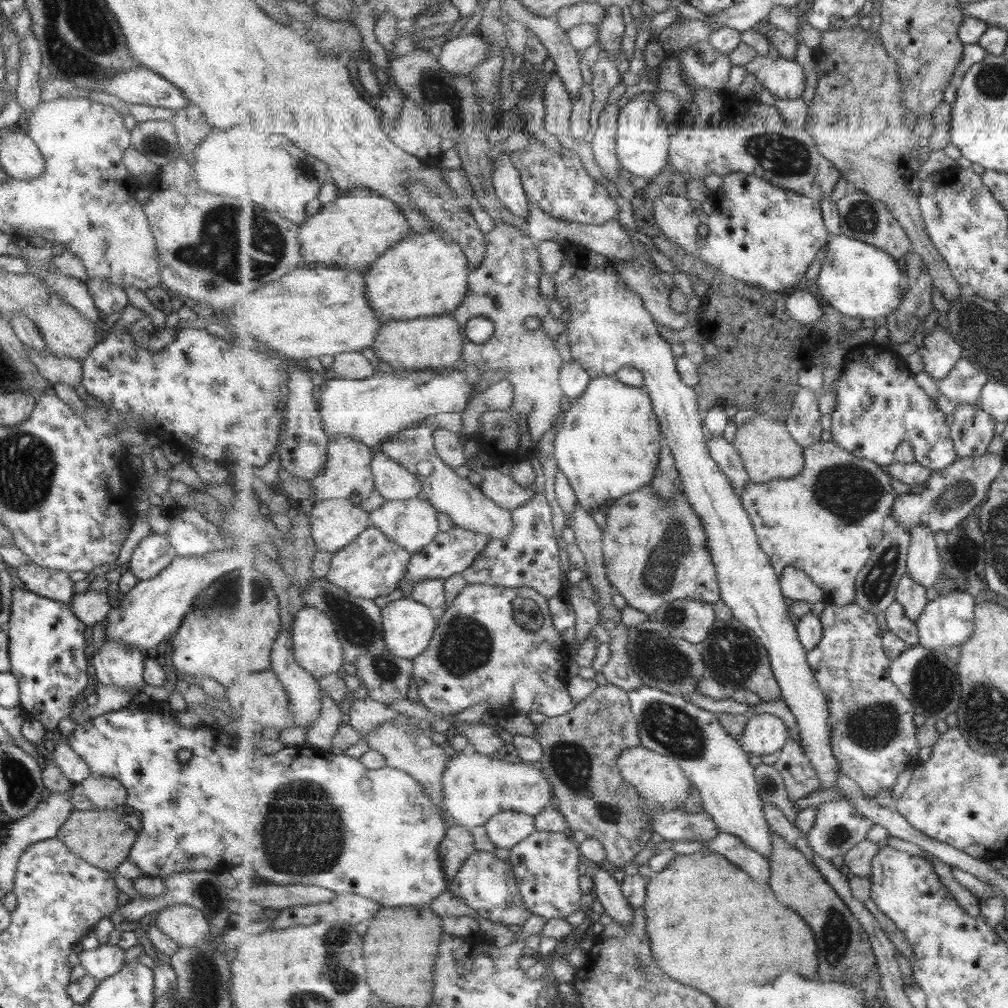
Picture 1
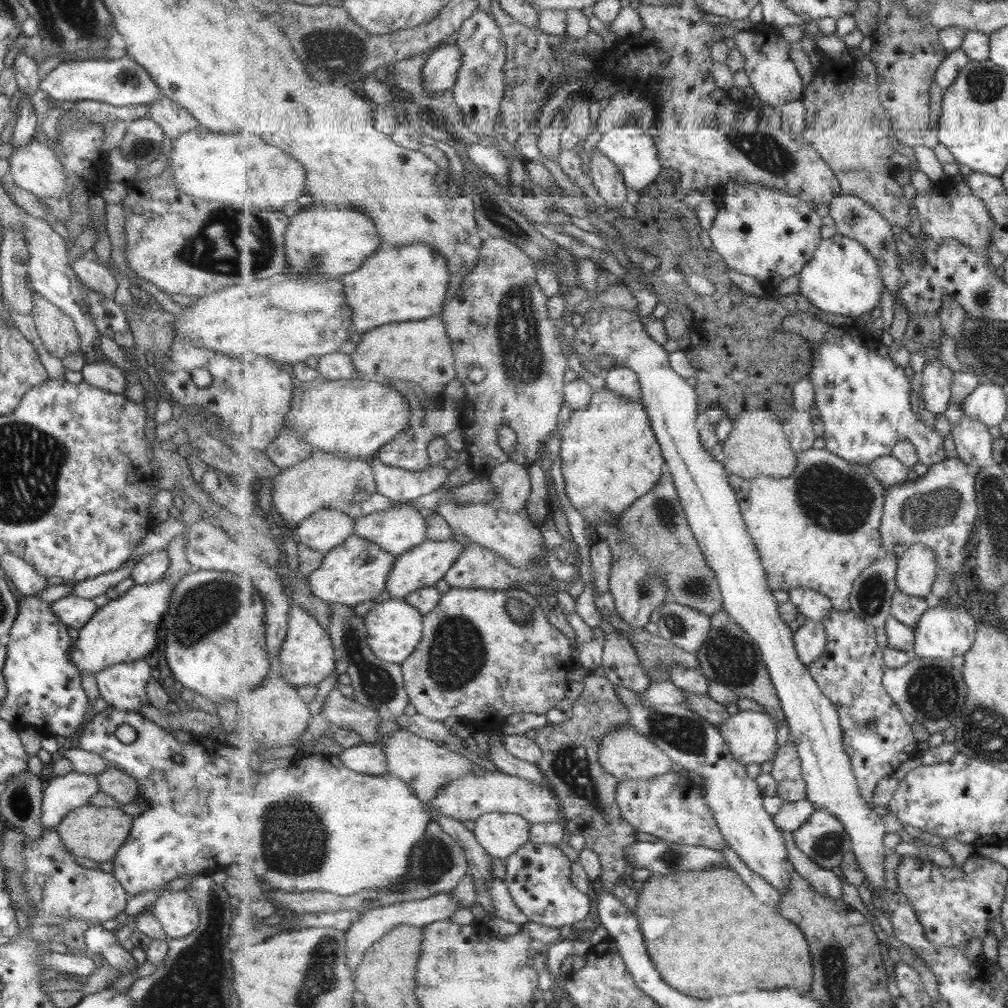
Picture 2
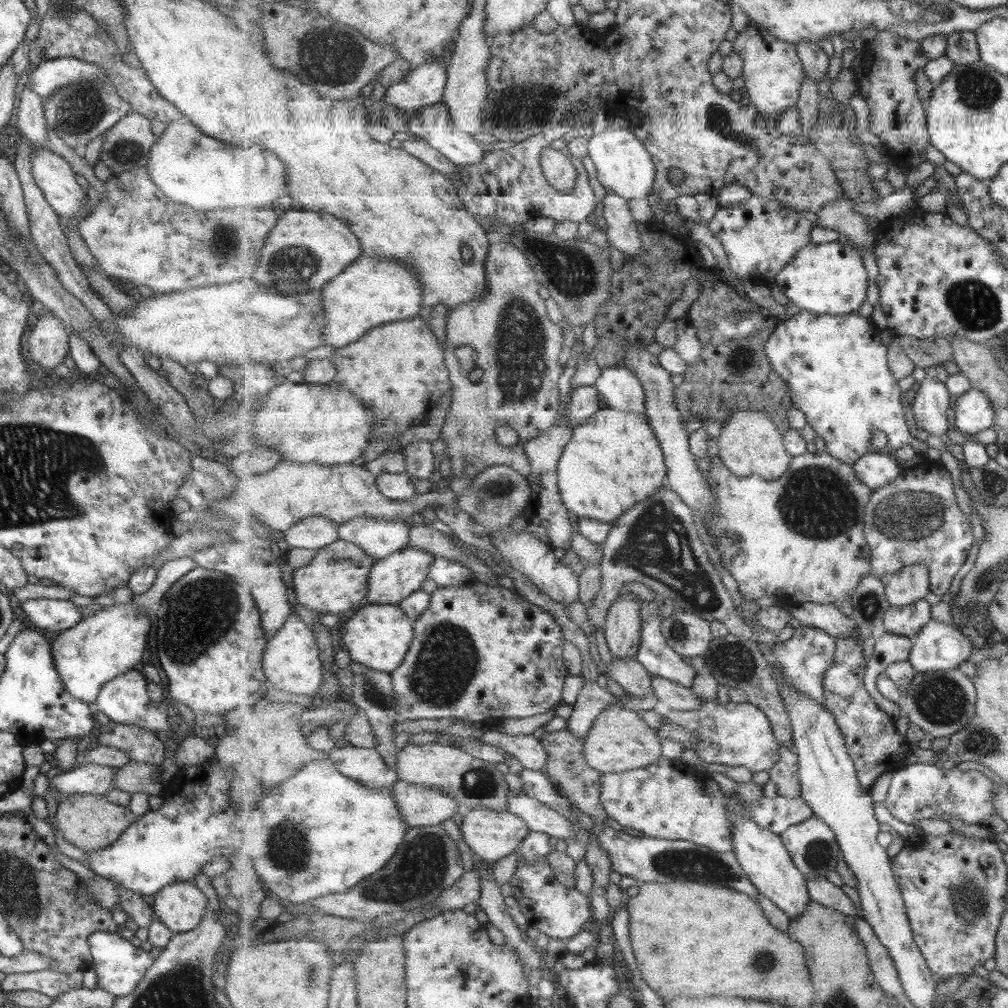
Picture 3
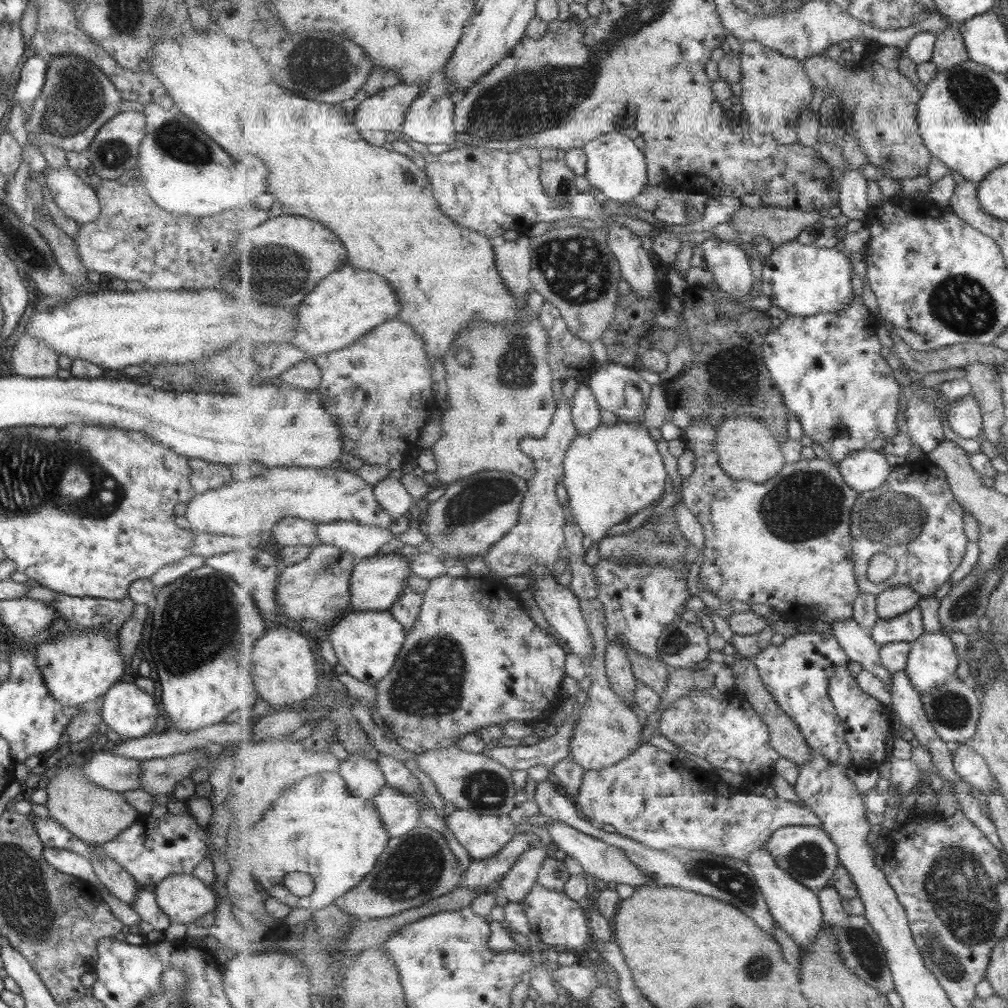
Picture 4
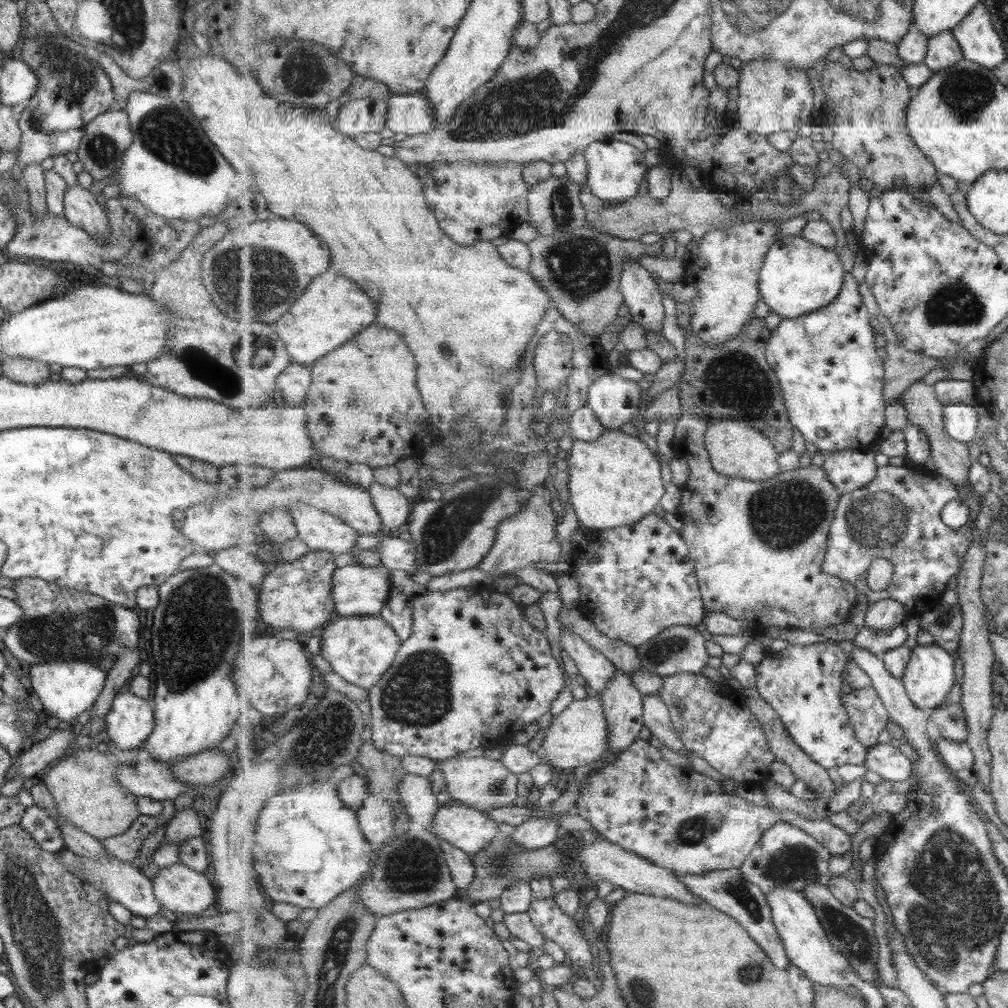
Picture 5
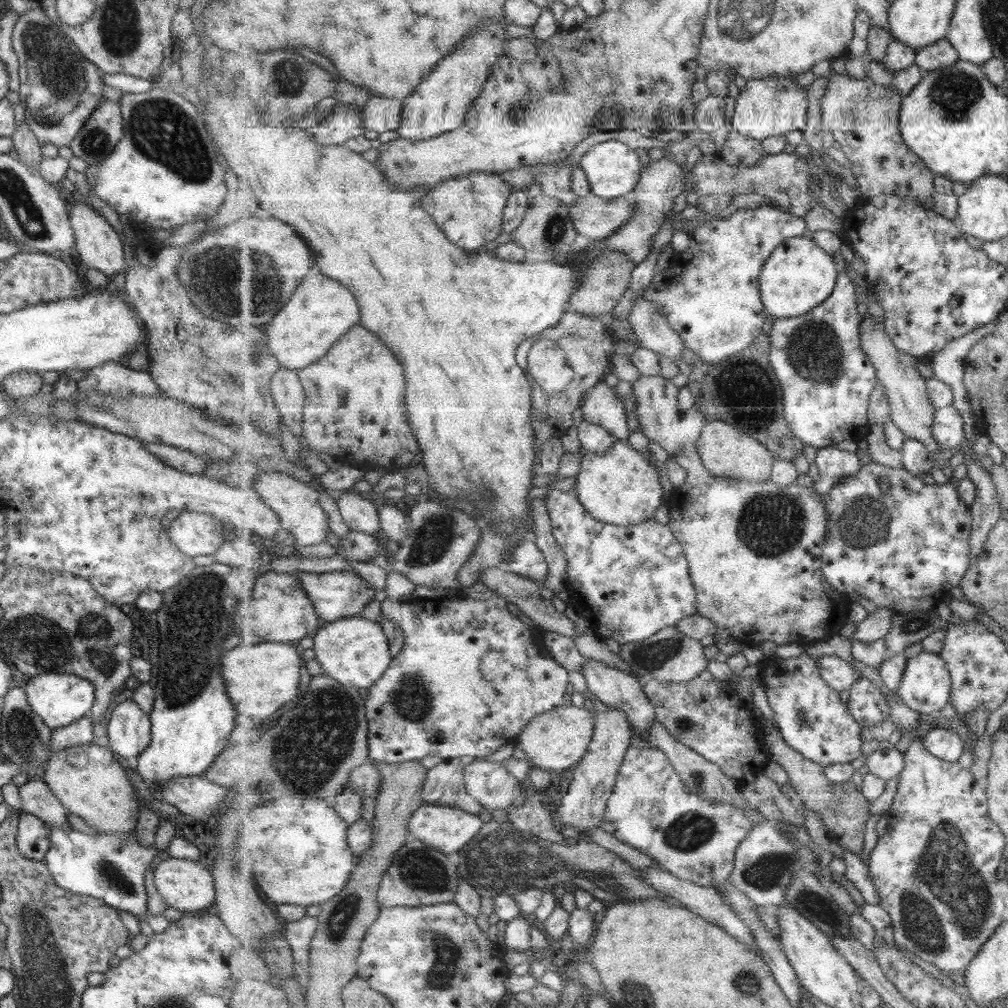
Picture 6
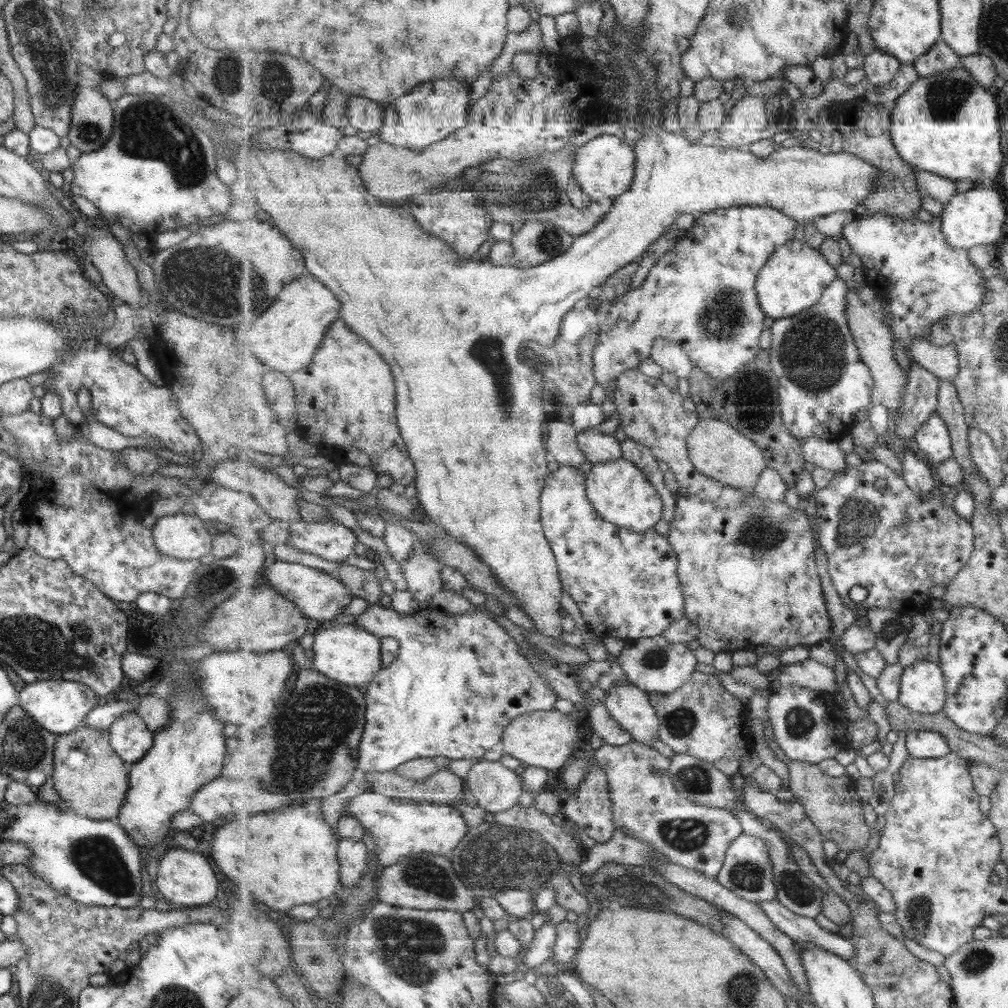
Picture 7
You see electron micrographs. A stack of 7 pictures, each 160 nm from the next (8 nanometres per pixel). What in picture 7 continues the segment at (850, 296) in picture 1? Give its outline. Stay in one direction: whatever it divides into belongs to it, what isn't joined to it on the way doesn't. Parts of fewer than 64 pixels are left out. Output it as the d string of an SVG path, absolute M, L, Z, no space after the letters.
M800 236L777 247L766 267L759 272L758 299L768 317L774 320L792 317L817 304L836 279L835 266L819 249L807 244Z

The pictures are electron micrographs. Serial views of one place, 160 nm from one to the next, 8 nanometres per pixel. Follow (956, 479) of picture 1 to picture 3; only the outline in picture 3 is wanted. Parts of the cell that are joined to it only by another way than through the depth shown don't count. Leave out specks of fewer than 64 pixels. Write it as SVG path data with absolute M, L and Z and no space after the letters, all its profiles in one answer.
M924 461L919 465L911 465L908 468L901 468L901 472L899 474L899 478L895 480L892 484L889 484L885 487L879 487L874 489L874 494L871 495L870 502L868 507L866 508L866 539L870 544L871 552L873 552L873 558L871 559L872 564L872 574L878 575L879 578L883 578L883 581L886 581L887 577L890 575L894 575L896 572L901 571L903 568L907 566L913 566L914 564L926 564L929 569L930 576L930 592L944 595L945 592L949 592L949 588L951 588L951 580L955 578L955 574L963 568L963 564L967 562L967 558L969 558L969 550L973 548L973 544L975 544L978 540L973 536L973 528L971 527L971 520L967 515L961 512L961 508L957 506L957 500L953 495L953 478L951 478L951 474L943 467L940 463L929 463Z

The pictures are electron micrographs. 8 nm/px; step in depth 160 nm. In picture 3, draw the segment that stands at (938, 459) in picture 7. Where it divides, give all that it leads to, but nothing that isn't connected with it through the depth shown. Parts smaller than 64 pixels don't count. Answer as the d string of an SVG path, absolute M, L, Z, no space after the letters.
M974 387L958 397L954 410L955 428L968 436L992 428L997 414L989 397Z

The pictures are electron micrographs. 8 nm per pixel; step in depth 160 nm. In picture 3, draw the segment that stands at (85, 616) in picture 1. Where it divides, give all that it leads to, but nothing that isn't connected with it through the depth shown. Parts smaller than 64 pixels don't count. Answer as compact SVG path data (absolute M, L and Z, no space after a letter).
M67 599L24 600L18 606L23 612L23 624L48 636L71 628L82 619L77 606Z

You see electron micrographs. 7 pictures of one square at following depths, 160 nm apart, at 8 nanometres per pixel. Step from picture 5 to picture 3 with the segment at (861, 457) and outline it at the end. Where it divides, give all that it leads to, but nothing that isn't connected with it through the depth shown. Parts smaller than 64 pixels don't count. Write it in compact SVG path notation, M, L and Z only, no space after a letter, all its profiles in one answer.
M880 452L865 455L853 465L855 472L859 474L859 479L873 489L895 482L902 468L897 464L897 457Z

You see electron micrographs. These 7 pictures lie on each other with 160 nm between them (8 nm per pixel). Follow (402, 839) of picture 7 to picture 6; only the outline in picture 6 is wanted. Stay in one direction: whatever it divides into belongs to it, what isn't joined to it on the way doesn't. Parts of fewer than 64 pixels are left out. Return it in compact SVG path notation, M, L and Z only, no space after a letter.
M425 803L413 812L409 832L427 846L451 854L461 851L485 824L479 816L461 808Z

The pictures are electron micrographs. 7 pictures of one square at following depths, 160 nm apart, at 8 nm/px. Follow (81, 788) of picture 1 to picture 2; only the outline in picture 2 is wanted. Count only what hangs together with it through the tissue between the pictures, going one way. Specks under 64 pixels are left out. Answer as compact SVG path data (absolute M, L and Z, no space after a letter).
M108 766L96 775L98 790L114 798L120 804L127 804L138 794L138 784L131 775Z

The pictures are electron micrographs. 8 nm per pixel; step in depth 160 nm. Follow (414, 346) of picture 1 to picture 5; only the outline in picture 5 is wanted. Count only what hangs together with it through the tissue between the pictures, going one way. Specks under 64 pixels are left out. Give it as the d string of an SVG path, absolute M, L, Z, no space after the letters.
M373 324L338 351L322 356L311 369L312 383L303 407L309 416L314 448L319 450L322 457L331 456L379 468L397 466L399 461L422 453L421 442L432 430L430 412L426 409L421 388L417 388L415 356L401 333Z

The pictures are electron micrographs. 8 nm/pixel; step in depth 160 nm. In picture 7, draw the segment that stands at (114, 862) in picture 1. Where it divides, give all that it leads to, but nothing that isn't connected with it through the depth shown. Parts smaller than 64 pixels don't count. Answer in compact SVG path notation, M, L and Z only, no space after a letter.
M79 725L69 734L60 735L54 743L52 783L60 800L71 810L89 820L115 820L125 798L128 770L109 746L108 729L95 730Z

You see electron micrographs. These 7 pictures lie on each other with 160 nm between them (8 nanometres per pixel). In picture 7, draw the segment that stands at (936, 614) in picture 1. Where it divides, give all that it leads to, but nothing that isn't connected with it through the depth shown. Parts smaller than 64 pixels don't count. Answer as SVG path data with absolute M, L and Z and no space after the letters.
M926 660L906 667L898 701L909 711L938 714L944 711L947 698L946 674L940 663Z

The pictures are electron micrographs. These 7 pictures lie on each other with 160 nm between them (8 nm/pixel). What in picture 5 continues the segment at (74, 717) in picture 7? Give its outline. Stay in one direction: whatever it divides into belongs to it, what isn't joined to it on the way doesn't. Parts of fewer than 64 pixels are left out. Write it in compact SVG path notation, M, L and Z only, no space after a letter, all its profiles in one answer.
M71 660L54 662L53 664L33 664L29 669L32 695L37 697L43 707L44 715L61 721L78 724L93 706L97 696L103 690L107 673L101 671L92 662Z

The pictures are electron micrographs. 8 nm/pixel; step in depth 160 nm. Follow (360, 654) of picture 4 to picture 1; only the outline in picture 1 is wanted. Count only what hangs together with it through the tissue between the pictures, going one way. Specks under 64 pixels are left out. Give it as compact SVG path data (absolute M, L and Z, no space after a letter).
M405 596L385 605L382 608L382 617L383 630L385 630L384 639L389 652L411 660L429 648L438 626L438 614L430 605L421 604L419 601L413 600L411 596Z

